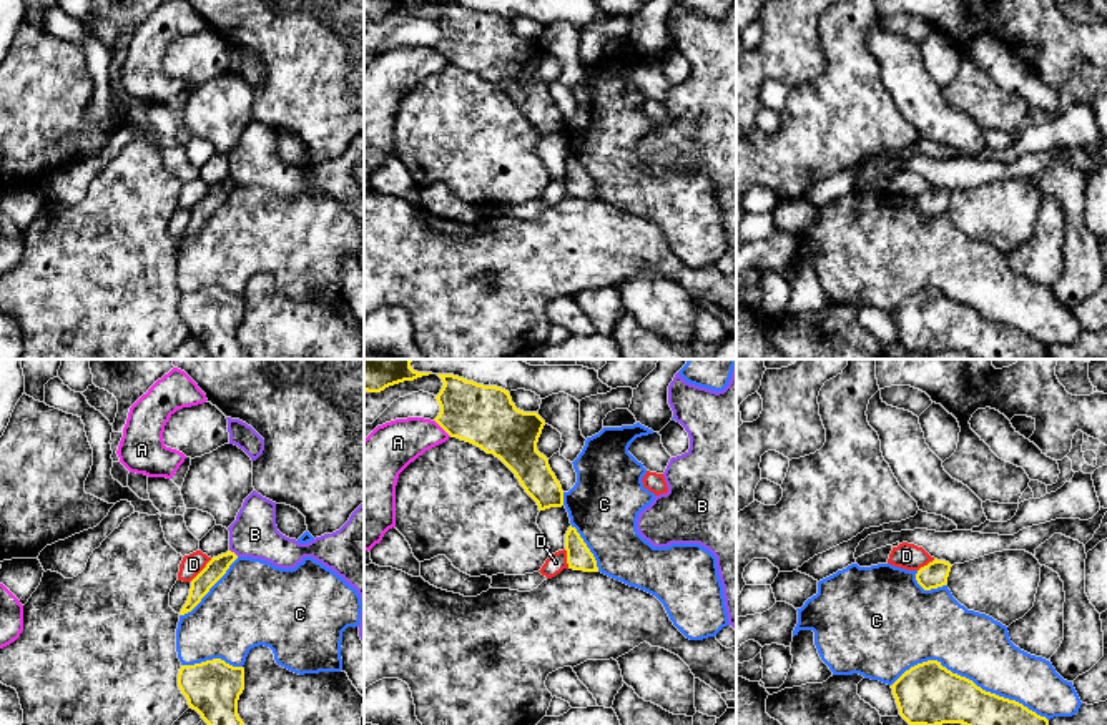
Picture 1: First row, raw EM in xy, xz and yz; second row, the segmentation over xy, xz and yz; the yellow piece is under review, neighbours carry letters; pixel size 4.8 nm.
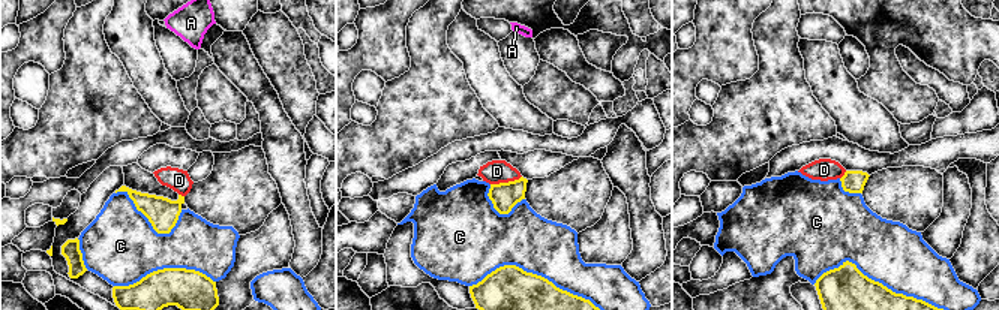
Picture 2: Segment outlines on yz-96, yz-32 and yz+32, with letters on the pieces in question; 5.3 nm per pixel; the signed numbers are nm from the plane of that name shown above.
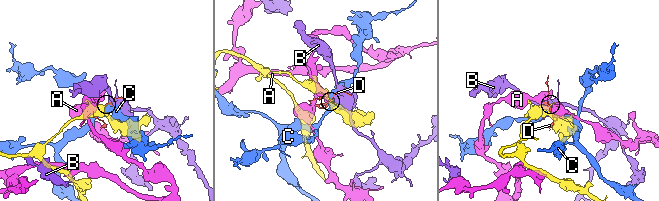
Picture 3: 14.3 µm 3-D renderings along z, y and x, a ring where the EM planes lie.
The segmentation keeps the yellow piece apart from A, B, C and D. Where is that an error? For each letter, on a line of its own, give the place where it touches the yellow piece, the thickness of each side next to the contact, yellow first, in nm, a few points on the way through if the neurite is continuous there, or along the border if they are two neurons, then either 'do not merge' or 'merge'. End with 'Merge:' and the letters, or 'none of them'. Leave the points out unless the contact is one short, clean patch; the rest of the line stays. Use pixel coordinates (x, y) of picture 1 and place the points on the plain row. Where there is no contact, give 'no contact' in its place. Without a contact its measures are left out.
A: meets yellow in xz at (442, 55); 300 nm thick on the yellow side, 220 nm on the other; do not merge
B: meets yellow in xy at (233, 180); 100 nm thick on the yellow side, 220 nm on the other; border along xy (230, 177), (238, 183); do not merge
C: meets yellow in yz at (968, 306); 300 nm thick on the yellow side, 320 nm on the other; do not merge
D: meets yellow in xy at (201, 198); 100 nm thick on the yellow side, 100 nm on the other; border along xy (211, 187), (190, 208); do not merge
Merge: none of them

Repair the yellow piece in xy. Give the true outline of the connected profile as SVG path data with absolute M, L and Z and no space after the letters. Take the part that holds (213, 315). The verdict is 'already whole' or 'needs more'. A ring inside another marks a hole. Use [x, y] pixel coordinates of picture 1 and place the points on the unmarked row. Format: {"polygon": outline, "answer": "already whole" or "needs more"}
{"polygon": "M221 286L181 293L178 314L189 336L196 338L213 359L248 359L238 343L244 318L244 296Z", "answer": "already whole"}

